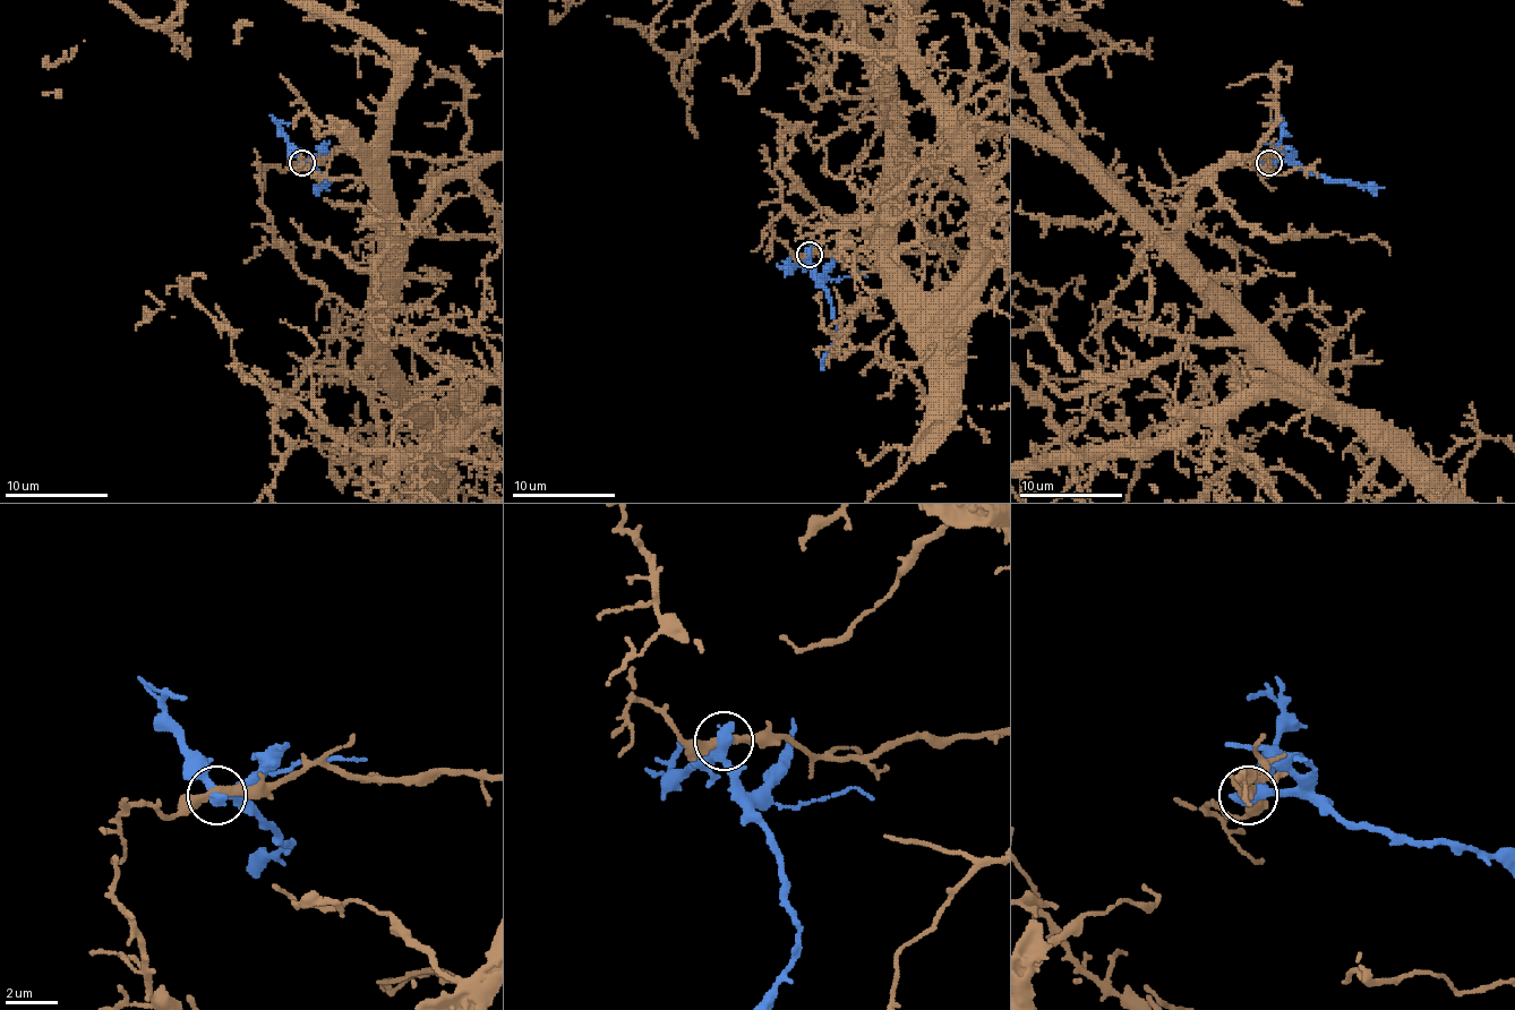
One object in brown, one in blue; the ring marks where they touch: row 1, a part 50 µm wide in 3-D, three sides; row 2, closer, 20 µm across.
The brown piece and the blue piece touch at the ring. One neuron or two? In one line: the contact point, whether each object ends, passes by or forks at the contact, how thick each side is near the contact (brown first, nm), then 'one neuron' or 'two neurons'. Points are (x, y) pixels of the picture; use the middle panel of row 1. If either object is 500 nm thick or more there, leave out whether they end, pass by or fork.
(809, 254) | brown passes by | blue passes by | 300/420 nm | two neurons

